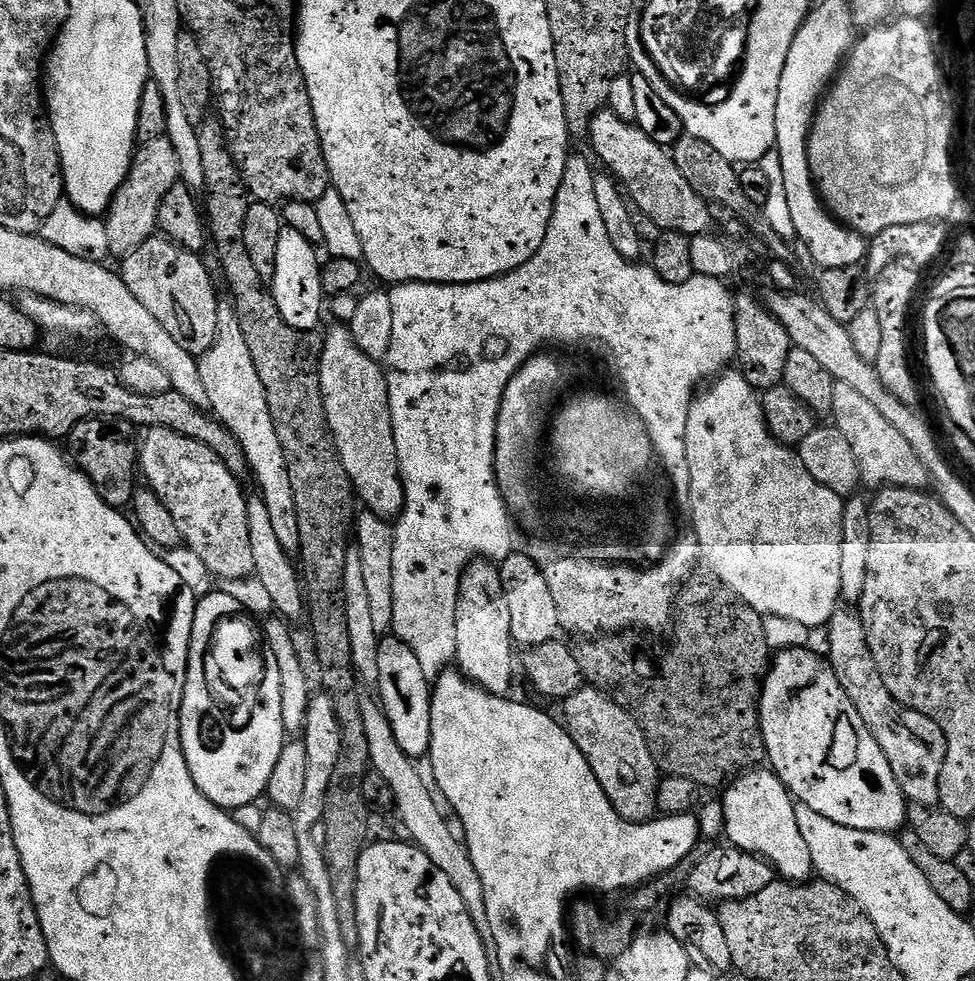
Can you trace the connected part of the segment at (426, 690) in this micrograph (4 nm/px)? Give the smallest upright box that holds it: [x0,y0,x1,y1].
[378,634,432,758]

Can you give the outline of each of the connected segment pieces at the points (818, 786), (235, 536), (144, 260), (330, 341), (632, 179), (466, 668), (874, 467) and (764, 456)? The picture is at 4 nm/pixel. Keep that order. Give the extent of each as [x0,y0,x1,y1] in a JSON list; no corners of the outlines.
[[760,648,909,834],[138,428,256,582],[119,235,221,356],[320,324,404,520],[587,110,713,238],[456,558,512,697],[830,384,929,490],[686,370,845,630]]

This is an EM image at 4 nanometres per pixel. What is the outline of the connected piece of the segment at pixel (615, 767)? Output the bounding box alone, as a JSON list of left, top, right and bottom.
[562,686,662,824]

